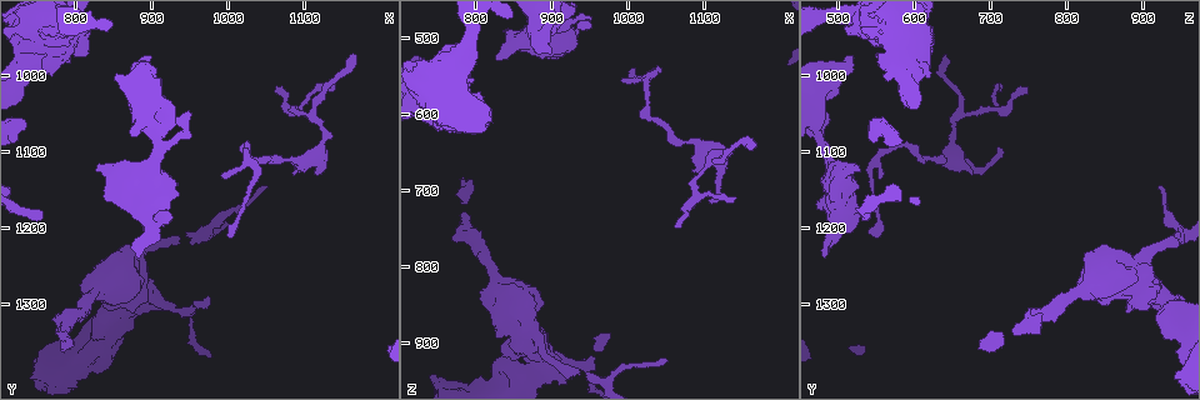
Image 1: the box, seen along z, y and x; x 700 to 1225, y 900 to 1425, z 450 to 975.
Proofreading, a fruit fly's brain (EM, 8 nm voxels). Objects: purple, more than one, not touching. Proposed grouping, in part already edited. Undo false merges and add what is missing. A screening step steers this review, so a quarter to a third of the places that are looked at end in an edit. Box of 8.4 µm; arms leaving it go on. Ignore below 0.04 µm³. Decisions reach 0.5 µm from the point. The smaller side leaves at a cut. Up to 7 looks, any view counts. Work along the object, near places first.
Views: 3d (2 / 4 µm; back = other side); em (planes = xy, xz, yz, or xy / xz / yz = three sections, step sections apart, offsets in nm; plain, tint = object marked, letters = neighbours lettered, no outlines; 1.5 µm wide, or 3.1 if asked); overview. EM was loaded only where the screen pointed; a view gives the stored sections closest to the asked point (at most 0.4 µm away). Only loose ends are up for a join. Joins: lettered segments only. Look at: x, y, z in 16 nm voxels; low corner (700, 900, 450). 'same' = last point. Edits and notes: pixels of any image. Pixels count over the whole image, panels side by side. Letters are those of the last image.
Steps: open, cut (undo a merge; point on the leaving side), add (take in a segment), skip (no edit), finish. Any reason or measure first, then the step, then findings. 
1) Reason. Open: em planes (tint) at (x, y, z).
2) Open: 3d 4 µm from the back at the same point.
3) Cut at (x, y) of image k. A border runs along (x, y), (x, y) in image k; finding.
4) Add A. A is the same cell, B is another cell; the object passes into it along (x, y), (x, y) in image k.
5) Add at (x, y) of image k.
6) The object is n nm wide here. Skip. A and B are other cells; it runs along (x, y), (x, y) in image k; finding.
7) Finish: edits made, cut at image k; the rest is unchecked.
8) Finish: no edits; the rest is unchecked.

Open: em xz step 4 (letters) at (830, 1120, 525).

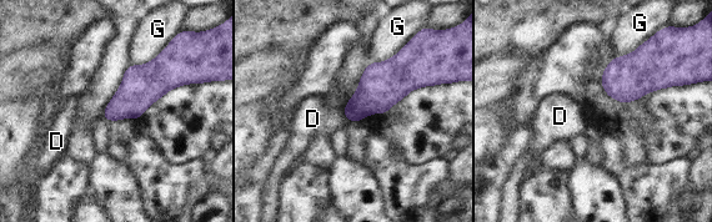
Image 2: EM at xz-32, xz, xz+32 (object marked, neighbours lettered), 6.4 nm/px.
Cut it another way. Open: em planes (letters) at the same point.

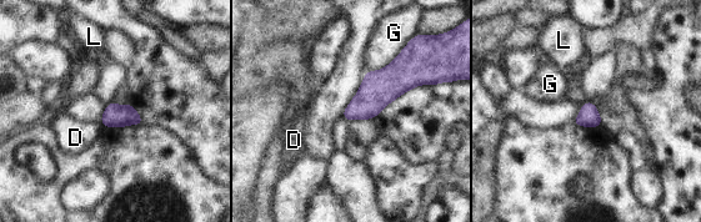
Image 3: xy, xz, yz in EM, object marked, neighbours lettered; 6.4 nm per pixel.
Skip. D, G and L are other cells; none of them fits.

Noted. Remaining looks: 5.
An open end. Open: em planes (letters) at (1005, 1205, 535).

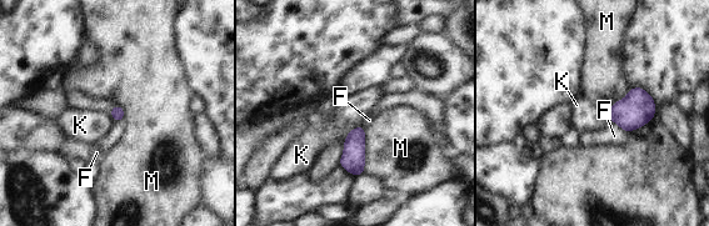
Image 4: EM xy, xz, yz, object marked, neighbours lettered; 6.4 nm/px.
Skip. F, K and M are other cells; a border runs along (605, 114), (615, 122) in image 4; none of them fits.

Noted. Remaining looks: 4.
Thin end. Open: em xy step 4 (tint) at (1165, 970, 640).

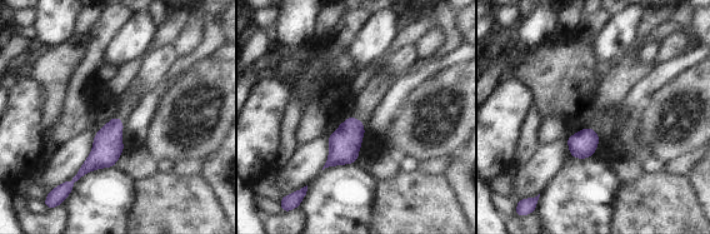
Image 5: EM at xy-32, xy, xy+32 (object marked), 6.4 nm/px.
Open: em xz step 4 (letters) at the same point.

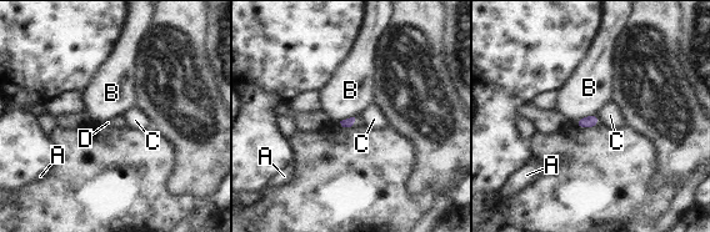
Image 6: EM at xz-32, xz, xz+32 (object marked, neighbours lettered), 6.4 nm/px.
Add at (359, 121) of image 6. D is the same cell, A, B and C are other cells; the object passes into it along (348, 122), (354, 121), (359, 121) in image 6; it goes on there.

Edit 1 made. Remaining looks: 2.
Finish: edits made, add at image 6; the rest is unchecked.

